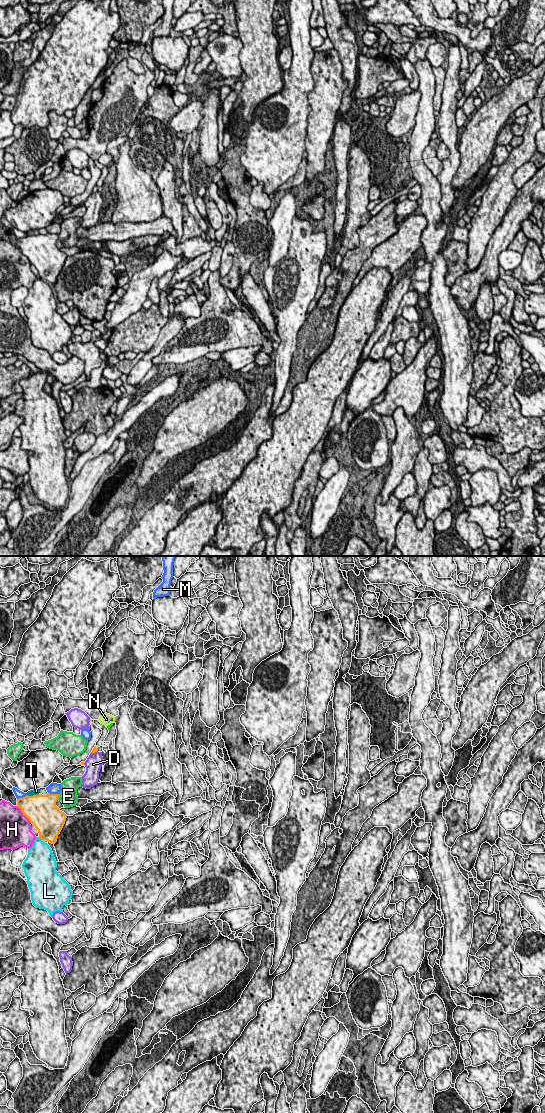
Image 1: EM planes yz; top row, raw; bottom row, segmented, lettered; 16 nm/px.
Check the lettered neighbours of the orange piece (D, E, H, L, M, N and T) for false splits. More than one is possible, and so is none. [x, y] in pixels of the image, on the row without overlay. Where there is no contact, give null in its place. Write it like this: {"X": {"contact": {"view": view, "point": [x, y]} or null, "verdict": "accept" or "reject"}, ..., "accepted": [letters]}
{"D": {"contact": {"view": "yz", "point": [94, 192]}, "verdict": "reject"}, "E": {"contact": {"view": "yz", "point": [58, 237]}, "verdict": "reject"}, "H": {"contact": {"view": "yz", "point": [23, 254]}, "verdict": "reject"}, "L": {"contact": {"view": "yz", "point": [40, 278]}, "verdict": "reject"}, "M": {"contact": {"view": "yz", "point": [53, 234]}, "verdict": "reject"}, "N": {"contact": {"view": "yz", "point": [95, 187]}, "verdict": "accept"}, "T": {"contact": {"view": "yz", "point": [33, 235]}, "verdict": "reject"}, "accepted": ["N"]}

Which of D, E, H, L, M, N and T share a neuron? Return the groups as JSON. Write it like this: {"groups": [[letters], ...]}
{"groups": [["D"], ["E"], ["H"], ["L"], ["M"], ["N"], ["T"]]}

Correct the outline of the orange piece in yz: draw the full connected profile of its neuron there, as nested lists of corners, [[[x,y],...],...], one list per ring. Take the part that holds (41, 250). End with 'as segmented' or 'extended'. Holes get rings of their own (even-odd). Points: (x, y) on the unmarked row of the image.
[[[47,233],[17,239],[17,247],[38,270],[40,279],[52,284],[57,282],[67,258],[56,246],[58,238],[59,234]]]; as segmented

